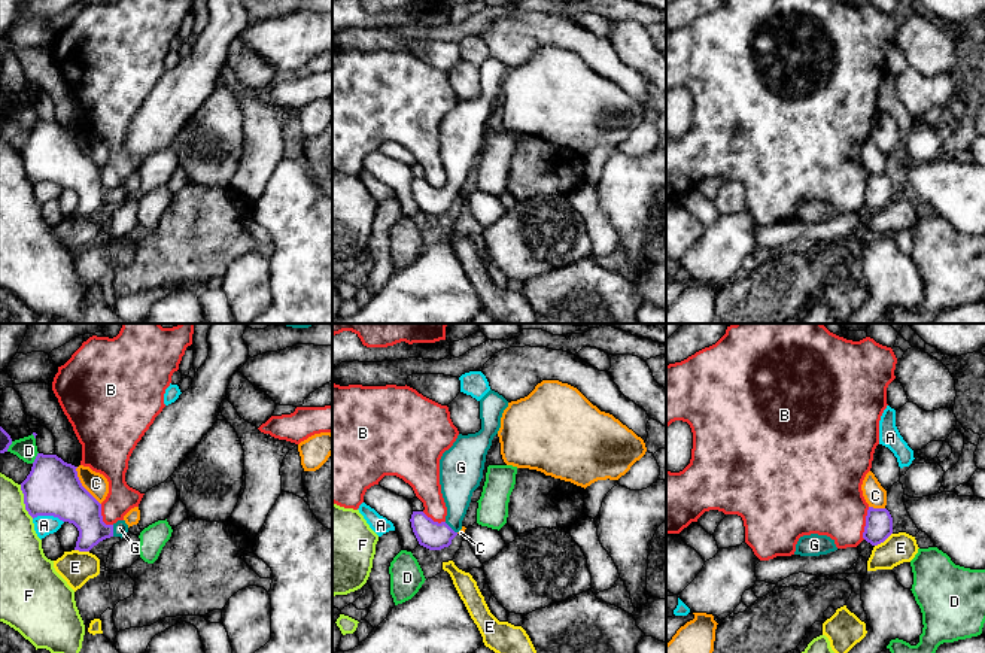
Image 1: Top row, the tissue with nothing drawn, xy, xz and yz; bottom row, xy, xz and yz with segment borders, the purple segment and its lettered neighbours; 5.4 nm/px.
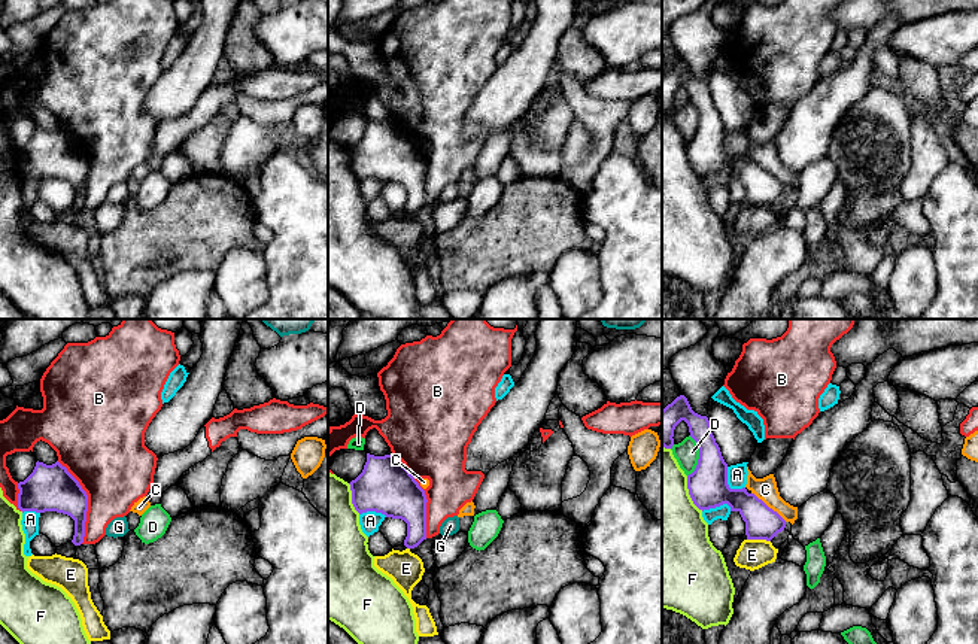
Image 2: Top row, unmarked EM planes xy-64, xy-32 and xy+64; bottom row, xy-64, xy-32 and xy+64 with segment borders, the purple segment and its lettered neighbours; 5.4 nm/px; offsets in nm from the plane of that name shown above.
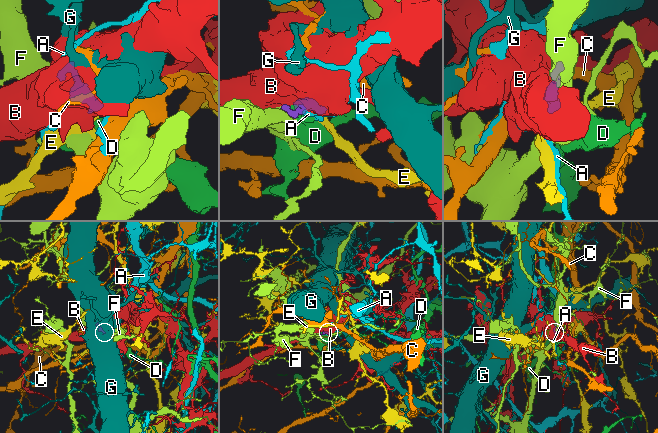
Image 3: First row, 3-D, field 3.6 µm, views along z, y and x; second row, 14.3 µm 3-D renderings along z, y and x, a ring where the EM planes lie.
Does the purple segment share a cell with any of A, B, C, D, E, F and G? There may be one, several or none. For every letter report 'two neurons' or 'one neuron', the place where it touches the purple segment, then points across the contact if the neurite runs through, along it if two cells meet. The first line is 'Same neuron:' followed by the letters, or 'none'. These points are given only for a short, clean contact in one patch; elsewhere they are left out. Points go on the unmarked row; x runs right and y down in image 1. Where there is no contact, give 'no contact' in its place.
Same neuron: G
A: two neurons | xy (48, 181) | along xy (33, 184), (57, 182), (63, 188)
B: two neurons | yz (866, 190)
C: two neurons | xy (82, 152) | along xy (76, 133), (81, 151), (100, 170)
D: two neurons | xy (36, 124) | along xy (37, 118), (32, 128)
E: two neurons | yz (882, 207) | along yz (891, 199), (875, 212)
F: two neurons | xy (24, 167)
G: one neuron | xz (449, 193) | across xz (434, 202), (440, 202), (449, 193), (456, 178), (458, 148)

